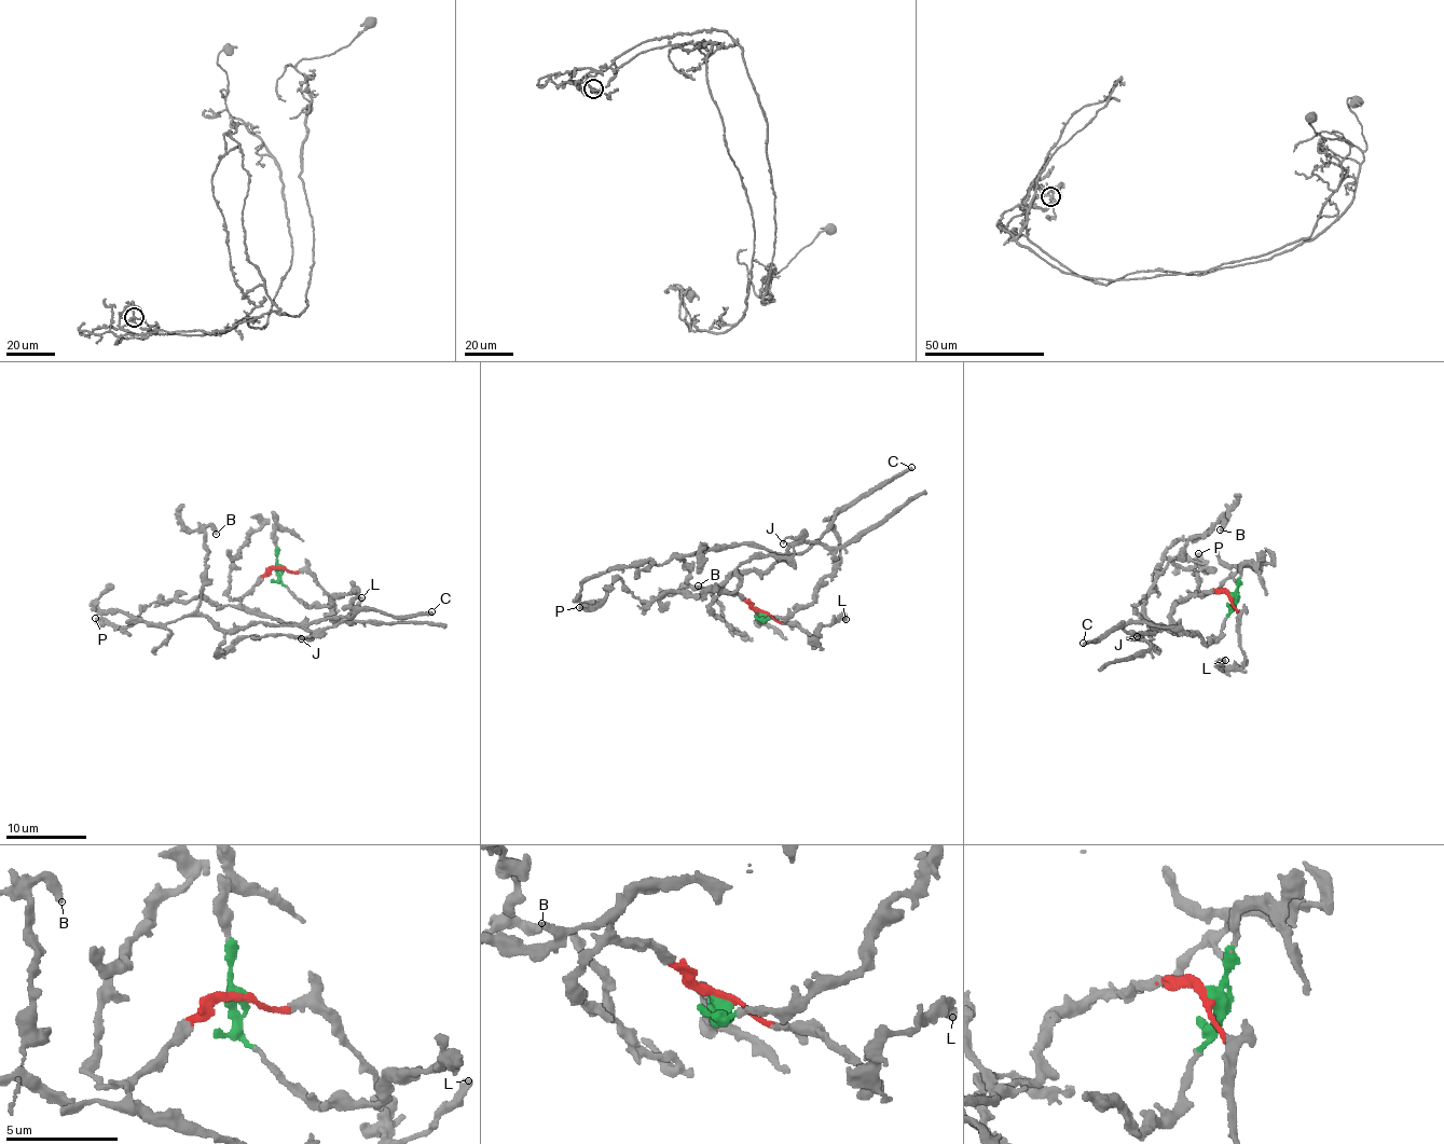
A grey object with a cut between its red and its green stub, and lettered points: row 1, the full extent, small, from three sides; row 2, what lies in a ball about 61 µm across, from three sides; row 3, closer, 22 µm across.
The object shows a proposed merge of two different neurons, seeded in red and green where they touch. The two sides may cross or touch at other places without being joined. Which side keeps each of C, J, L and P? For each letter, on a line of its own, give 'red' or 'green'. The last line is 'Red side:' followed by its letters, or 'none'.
C: green
J: red
L: red
P: red
Red side: J, L, P

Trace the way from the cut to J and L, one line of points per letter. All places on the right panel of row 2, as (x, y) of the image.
J: (1229, 596), (1210, 588), (1188, 596), (1174, 607), (1169, 625), (1132, 635), (1137, 636)
L: (1229, 596), (1237, 610), (1238, 639), (1245, 655), (1240, 663), (1222, 671), (1221, 661), (1225, 659)

